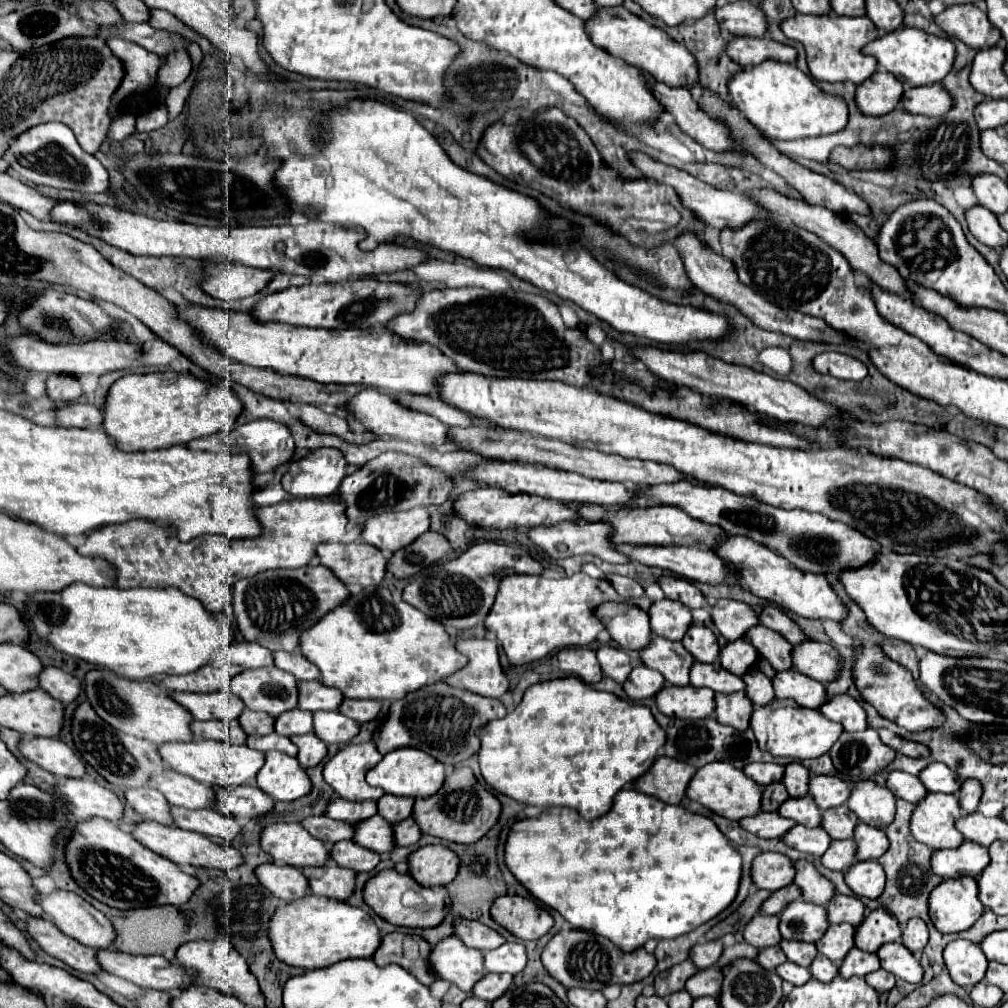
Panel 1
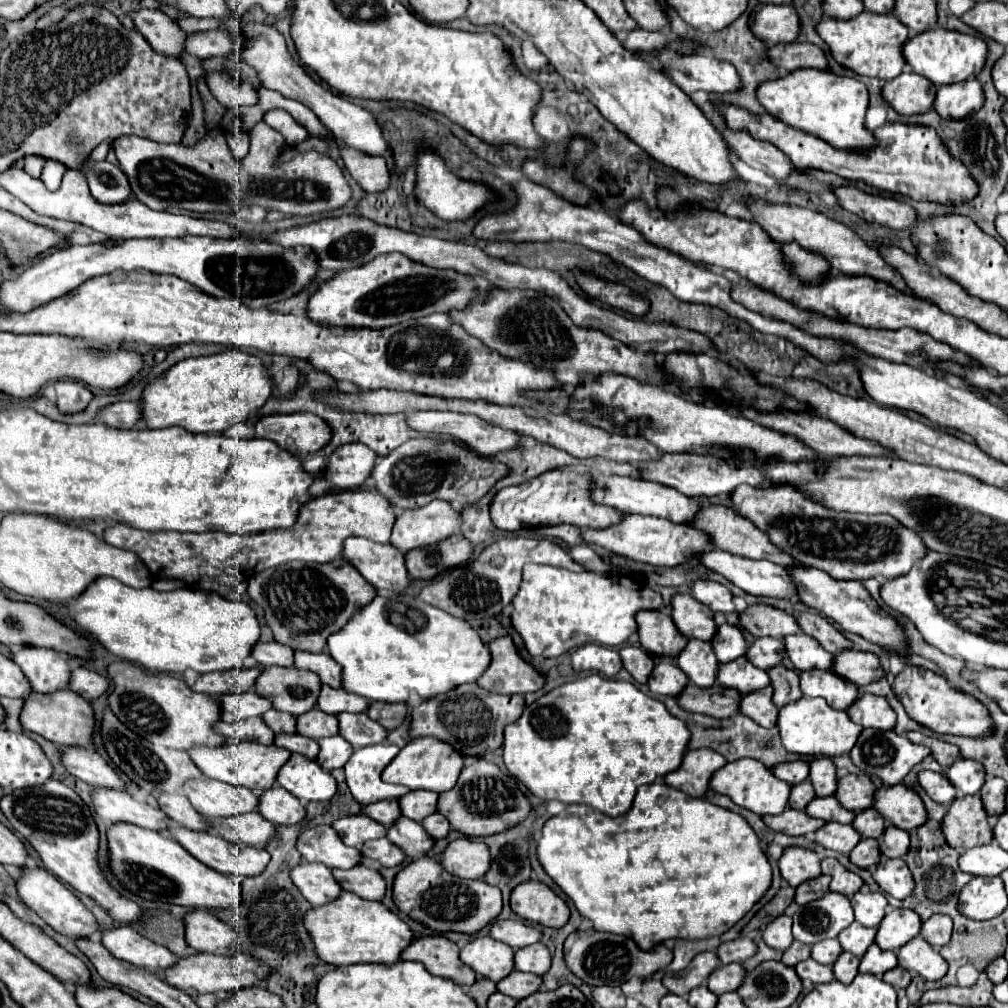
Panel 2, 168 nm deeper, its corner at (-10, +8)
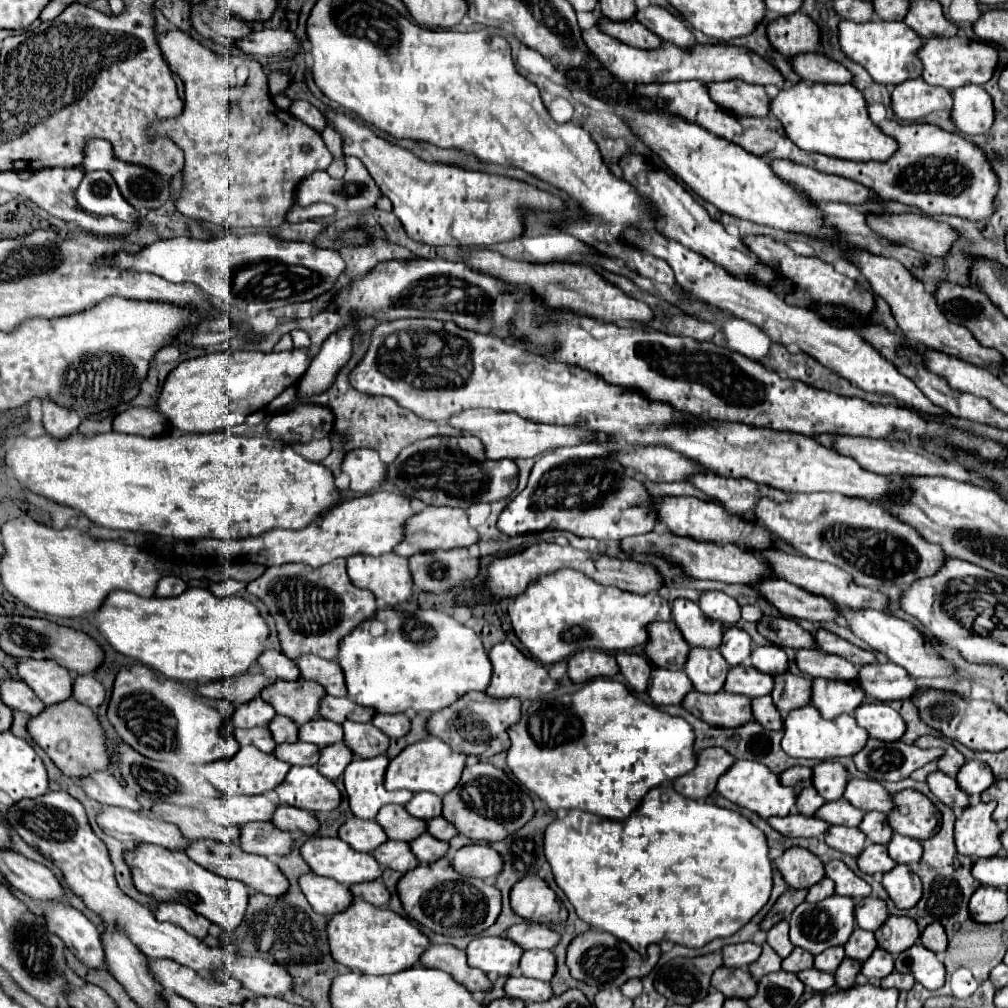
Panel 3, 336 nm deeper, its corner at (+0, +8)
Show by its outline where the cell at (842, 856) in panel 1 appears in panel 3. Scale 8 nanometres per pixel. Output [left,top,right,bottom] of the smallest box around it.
[856,842,896,874]

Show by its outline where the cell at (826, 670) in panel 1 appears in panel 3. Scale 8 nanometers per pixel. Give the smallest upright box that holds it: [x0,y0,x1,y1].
[858,664,916,700]

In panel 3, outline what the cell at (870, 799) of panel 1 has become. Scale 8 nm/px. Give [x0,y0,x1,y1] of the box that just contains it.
[888,790,940,840]

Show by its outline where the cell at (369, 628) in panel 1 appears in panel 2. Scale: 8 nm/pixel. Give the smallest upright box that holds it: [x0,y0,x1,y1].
[328,594,490,704]

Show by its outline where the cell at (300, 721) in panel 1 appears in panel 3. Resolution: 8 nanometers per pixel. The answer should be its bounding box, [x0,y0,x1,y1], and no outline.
[298,718,342,748]

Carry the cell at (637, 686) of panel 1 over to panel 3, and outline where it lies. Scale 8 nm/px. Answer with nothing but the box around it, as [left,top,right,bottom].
[648,668,692,704]

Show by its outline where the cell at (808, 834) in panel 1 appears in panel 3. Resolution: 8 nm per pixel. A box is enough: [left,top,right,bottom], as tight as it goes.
[824,824,866,856]

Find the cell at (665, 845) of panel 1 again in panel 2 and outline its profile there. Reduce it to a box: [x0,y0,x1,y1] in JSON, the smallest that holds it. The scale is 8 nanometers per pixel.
[538,780,772,950]

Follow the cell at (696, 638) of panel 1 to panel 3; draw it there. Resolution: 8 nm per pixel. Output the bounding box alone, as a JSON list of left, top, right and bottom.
[718,626,752,666]

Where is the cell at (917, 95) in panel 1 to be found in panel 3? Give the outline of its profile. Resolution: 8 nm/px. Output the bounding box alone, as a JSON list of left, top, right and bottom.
[952,86,994,136]

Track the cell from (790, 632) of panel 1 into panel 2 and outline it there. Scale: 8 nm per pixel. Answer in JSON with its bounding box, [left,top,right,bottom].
[798,612,854,654]

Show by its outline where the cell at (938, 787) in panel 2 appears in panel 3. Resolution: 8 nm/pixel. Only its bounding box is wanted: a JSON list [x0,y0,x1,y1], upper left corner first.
[926,770,968,810]

